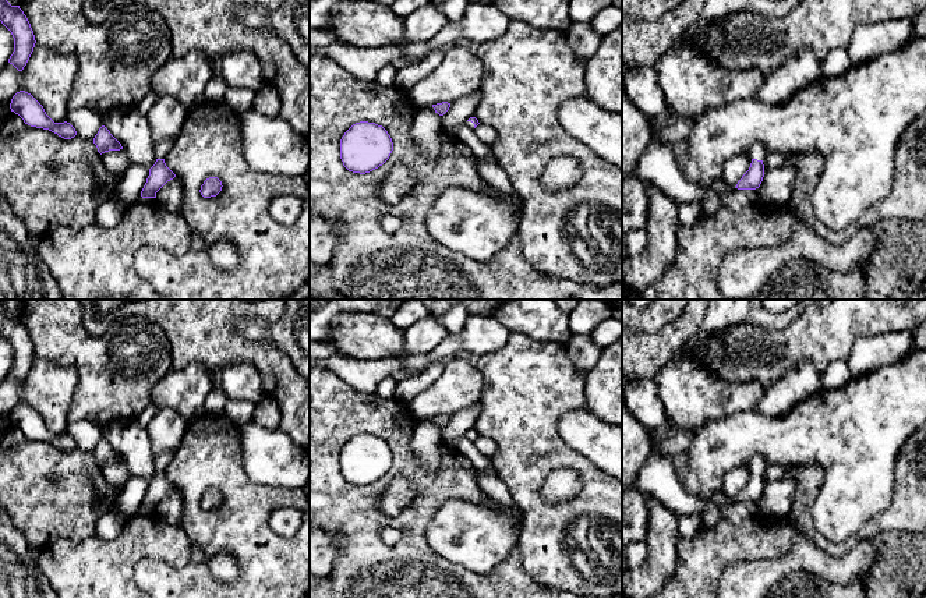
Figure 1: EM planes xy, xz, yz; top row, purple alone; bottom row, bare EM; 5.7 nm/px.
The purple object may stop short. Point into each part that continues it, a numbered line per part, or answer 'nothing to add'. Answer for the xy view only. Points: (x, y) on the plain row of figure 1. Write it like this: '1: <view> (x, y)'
1: xy (161, 462)

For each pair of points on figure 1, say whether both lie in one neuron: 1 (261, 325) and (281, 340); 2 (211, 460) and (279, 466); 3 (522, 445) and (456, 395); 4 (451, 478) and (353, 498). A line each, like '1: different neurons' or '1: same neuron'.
1: same neuron
2: different neurons
3: different neurons
4: same neuron

